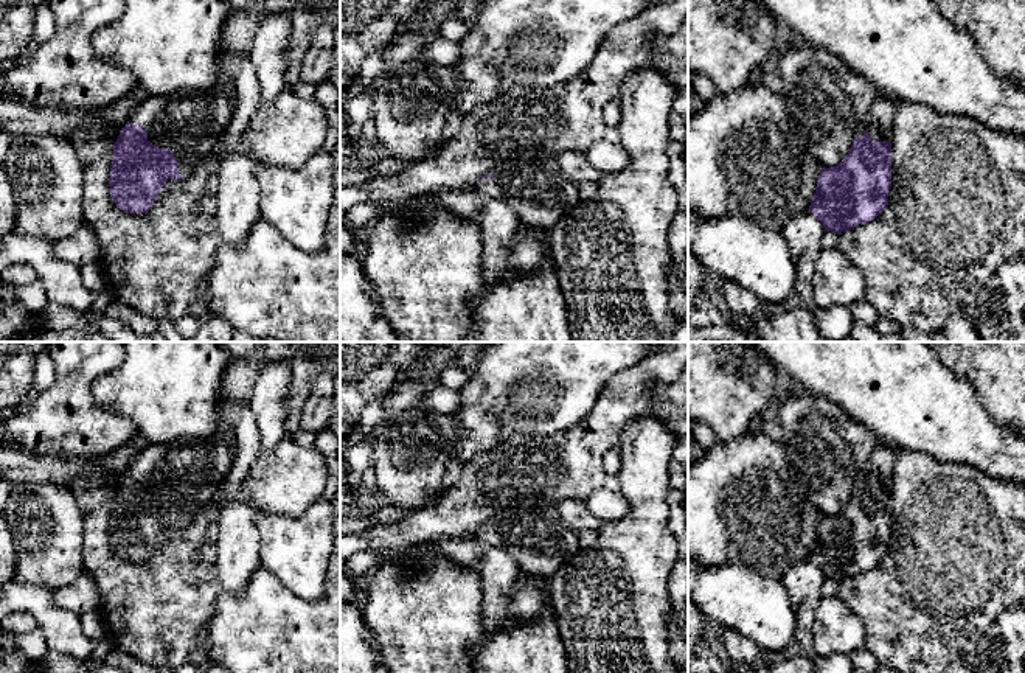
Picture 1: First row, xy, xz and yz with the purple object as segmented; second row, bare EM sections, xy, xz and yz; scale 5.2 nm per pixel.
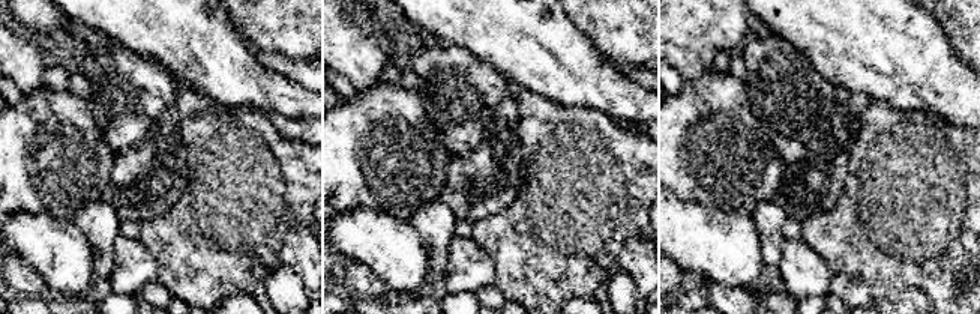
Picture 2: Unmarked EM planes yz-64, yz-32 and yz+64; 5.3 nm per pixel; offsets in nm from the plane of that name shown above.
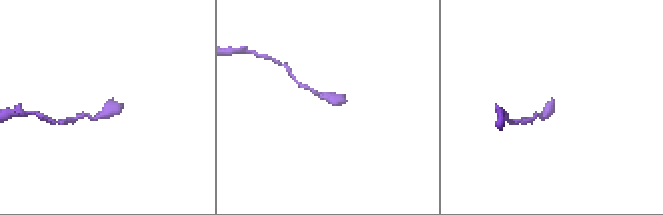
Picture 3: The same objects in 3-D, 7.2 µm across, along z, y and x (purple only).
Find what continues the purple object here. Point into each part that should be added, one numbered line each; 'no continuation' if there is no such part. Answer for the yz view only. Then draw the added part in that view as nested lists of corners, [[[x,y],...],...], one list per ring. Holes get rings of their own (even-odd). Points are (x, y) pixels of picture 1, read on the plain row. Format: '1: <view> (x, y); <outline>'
1: yz (878, 471); [[[881,443],[871,454],[868,463],[856,474],[854,482],[862,476],[873,490],[891,490],[895,451]]]

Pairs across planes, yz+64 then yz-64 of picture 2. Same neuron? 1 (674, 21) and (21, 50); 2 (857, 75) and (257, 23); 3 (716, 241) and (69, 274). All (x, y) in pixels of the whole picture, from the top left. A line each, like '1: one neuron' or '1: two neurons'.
1: one neuron
2: two neurons
3: one neuron

